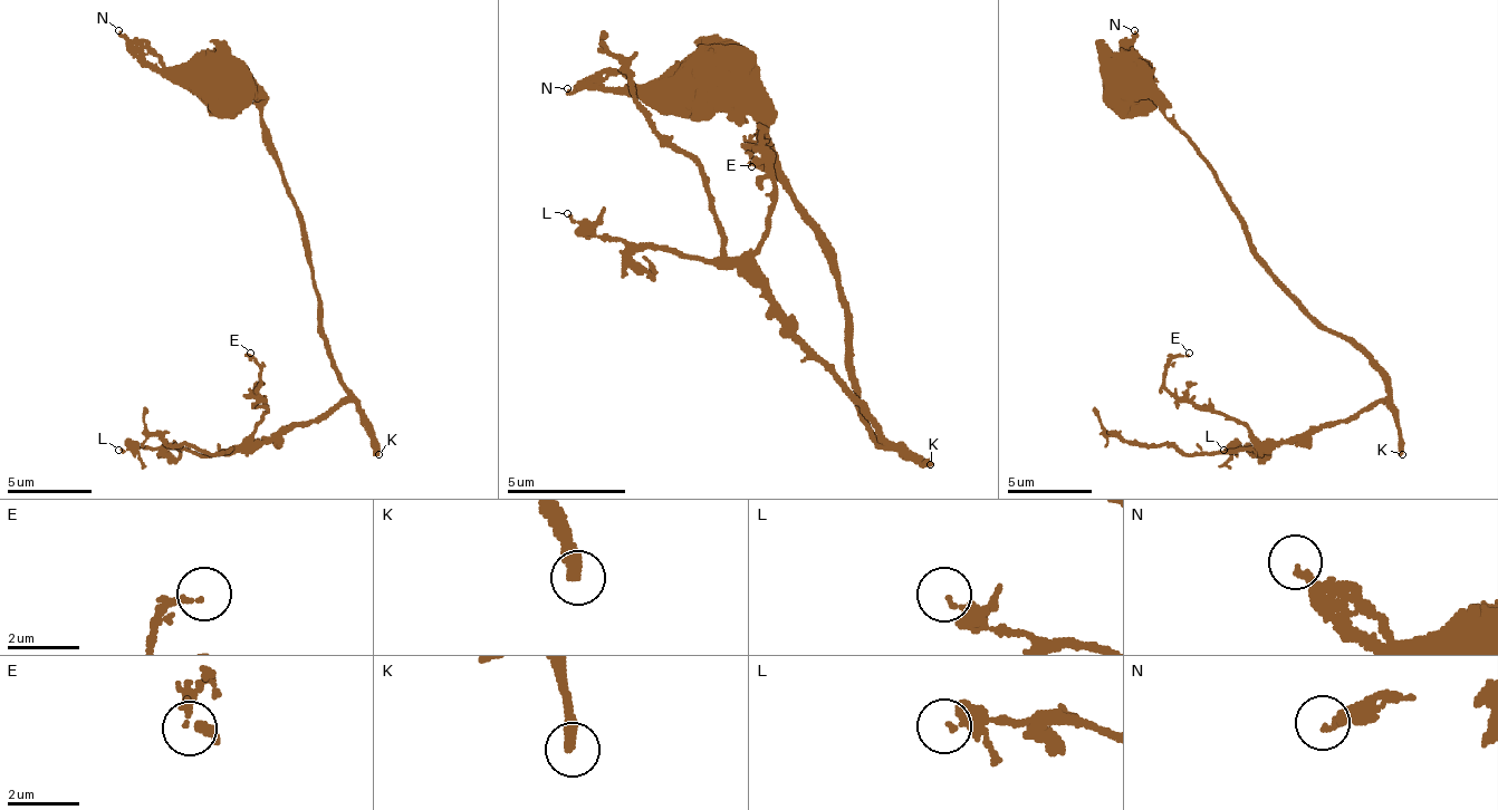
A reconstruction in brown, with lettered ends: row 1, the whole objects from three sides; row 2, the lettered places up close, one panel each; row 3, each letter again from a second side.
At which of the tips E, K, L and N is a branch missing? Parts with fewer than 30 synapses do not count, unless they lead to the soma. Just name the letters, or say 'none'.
K

